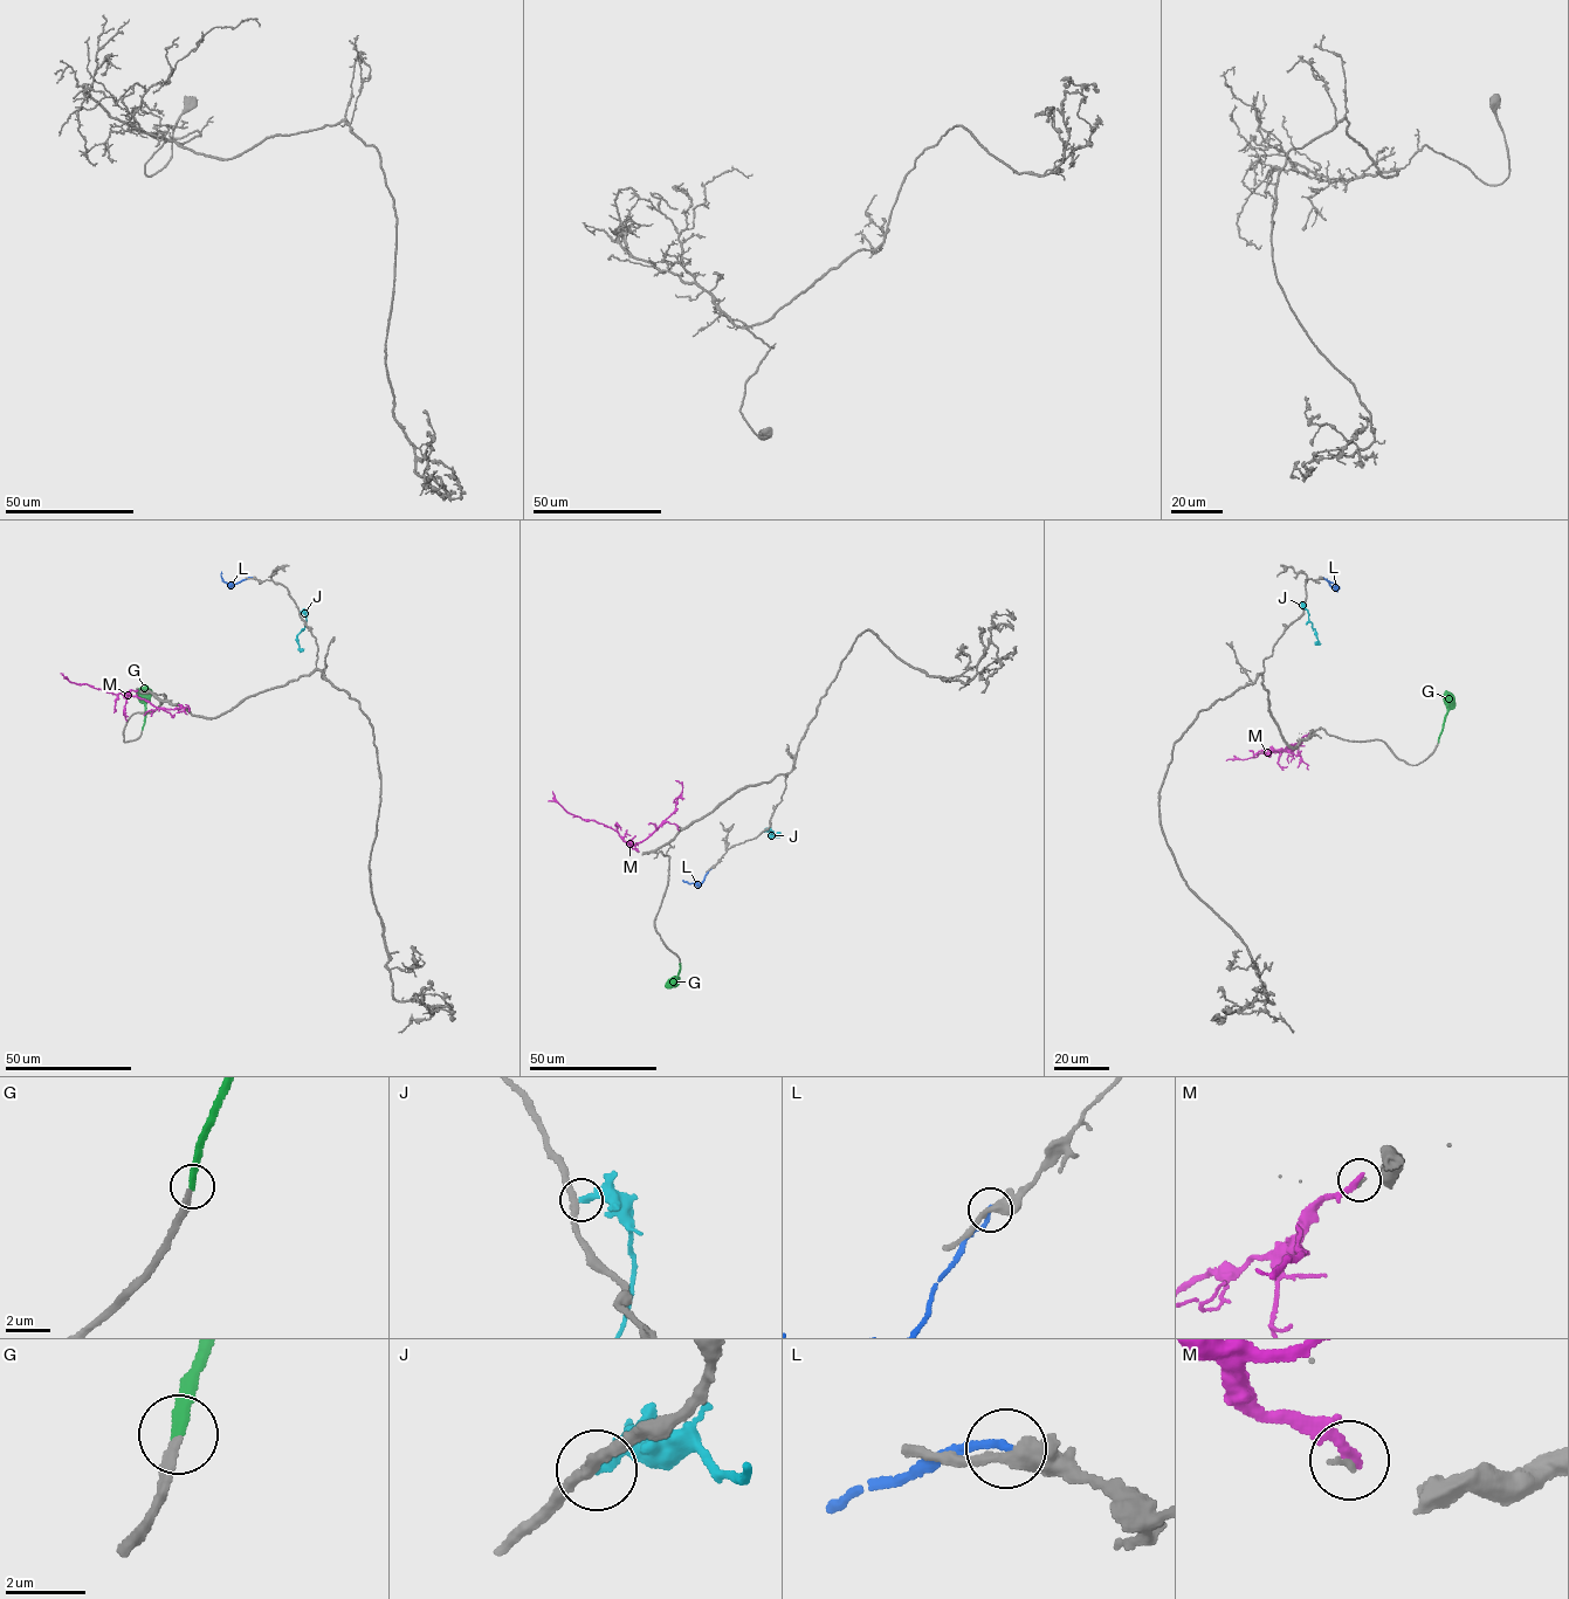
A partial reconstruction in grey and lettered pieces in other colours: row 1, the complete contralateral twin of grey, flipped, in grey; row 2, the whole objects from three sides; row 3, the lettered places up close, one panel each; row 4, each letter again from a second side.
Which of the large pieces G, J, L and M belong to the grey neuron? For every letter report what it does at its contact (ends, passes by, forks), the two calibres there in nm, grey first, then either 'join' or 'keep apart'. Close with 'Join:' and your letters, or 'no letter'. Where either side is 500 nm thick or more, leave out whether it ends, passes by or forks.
G: it ends | 240/280 nm | join
J: it ends | 280/280 nm | keep apart
L: it ends | 380/200 nm | keep apart
M: it ends | 90/300 nm | keep apart
Join: G

